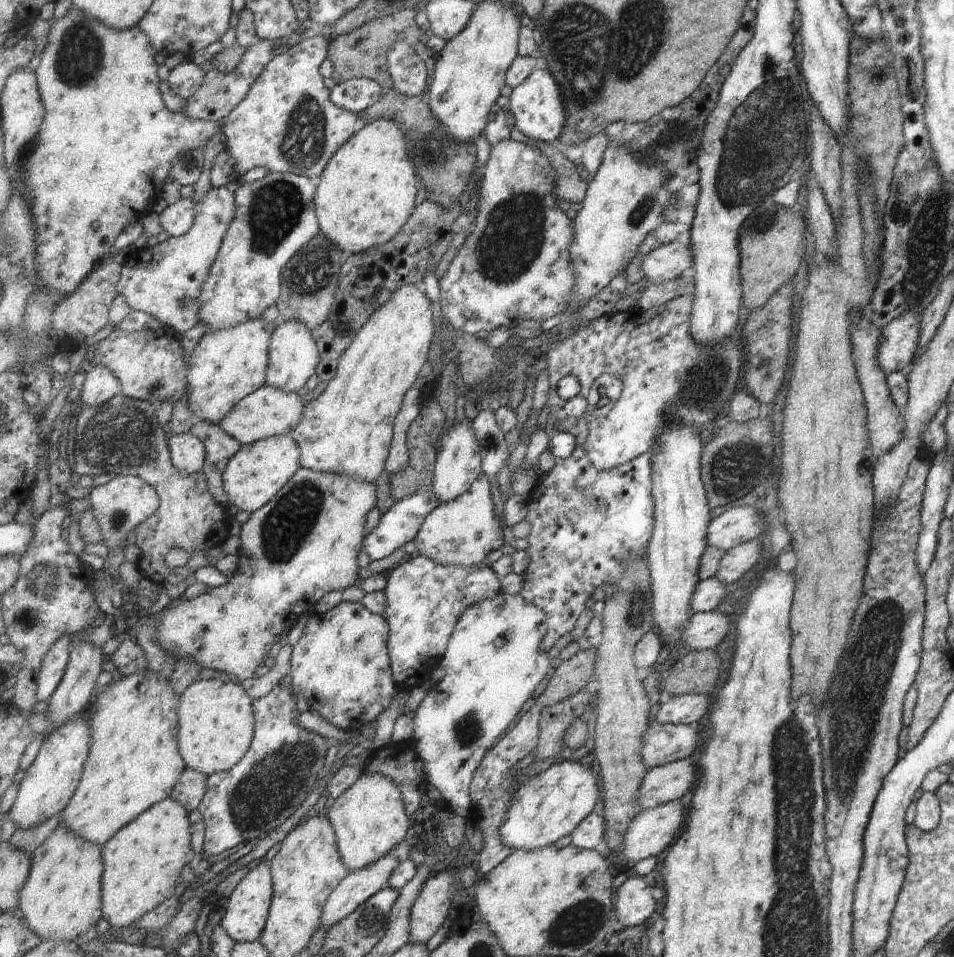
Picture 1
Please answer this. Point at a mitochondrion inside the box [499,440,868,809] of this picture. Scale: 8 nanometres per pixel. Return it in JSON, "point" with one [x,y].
{"point":[636,607]}

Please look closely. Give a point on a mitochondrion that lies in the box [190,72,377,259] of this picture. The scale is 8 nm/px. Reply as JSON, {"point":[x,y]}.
{"point":[304,142]}

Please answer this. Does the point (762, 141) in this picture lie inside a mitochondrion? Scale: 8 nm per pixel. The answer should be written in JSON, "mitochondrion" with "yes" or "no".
{"mitochondrion":"yes"}

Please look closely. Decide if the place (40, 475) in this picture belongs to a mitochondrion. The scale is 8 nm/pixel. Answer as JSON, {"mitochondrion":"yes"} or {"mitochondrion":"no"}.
{"mitochondrion":"no"}

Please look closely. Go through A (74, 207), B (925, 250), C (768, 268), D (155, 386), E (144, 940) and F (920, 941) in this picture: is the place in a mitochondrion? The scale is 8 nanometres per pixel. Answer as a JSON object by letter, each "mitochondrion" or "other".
{"A":"other","B":"mitochondrion","C":"other","D":"mitochondrion","E":"other","F":"other"}

